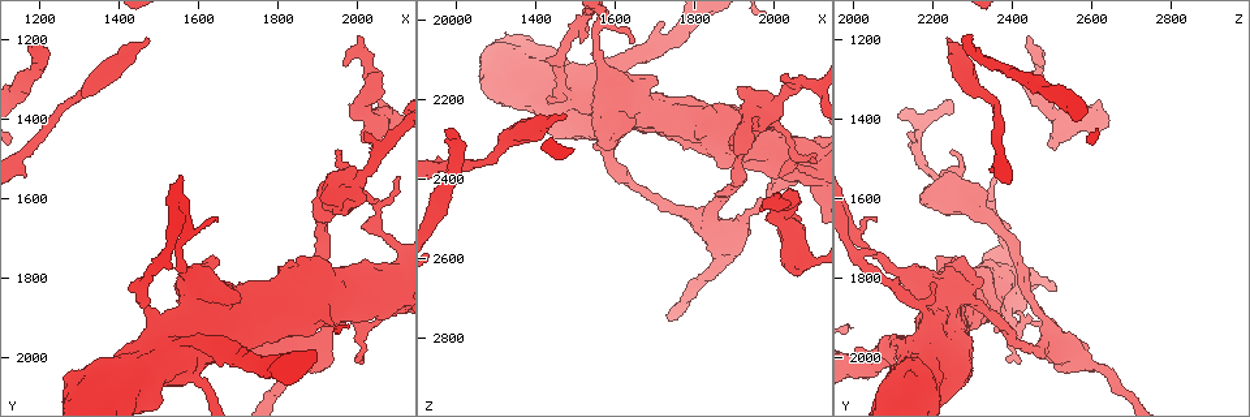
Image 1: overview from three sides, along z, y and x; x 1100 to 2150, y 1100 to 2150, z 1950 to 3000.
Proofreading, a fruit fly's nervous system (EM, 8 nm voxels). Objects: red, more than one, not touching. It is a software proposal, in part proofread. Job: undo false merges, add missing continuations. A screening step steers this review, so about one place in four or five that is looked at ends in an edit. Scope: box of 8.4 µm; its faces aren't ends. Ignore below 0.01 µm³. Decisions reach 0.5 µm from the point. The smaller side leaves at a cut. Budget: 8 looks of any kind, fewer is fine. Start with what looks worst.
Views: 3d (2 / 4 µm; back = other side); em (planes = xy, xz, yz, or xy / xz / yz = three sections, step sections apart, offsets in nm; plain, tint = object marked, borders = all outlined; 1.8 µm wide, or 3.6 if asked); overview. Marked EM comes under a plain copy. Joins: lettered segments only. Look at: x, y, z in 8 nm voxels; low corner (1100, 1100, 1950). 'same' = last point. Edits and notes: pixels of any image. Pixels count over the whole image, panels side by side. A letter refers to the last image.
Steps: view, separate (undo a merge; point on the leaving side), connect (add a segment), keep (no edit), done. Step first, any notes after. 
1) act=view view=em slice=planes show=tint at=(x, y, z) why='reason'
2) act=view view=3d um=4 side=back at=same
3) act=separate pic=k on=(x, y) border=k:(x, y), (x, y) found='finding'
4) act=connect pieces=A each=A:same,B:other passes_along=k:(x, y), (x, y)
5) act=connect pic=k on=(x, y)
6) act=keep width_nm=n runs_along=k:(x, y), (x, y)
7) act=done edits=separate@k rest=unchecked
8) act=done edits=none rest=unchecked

act=view view=em slice=planes show=tint at=(1200, 1190, 2290) why='an open end'

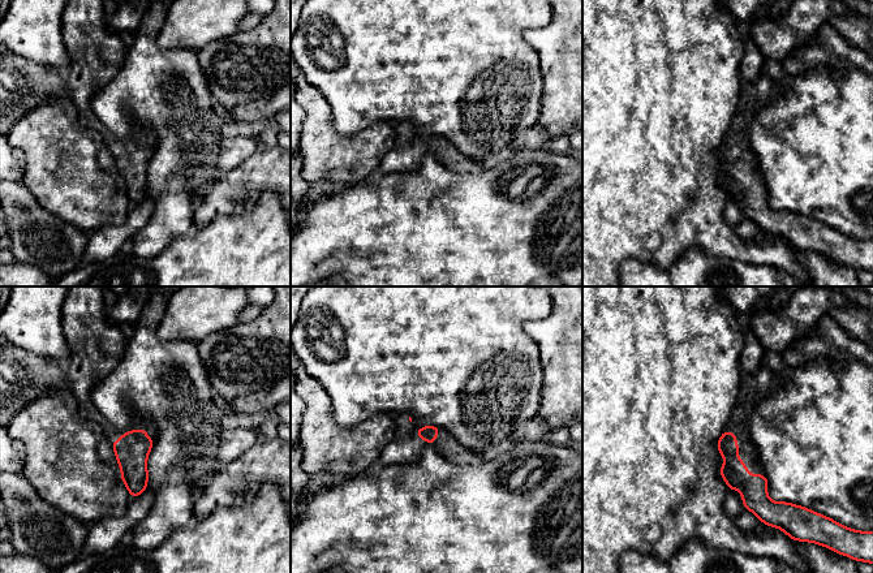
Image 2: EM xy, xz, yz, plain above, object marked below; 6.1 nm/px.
act=view view=em slice=planes show=borders at=same

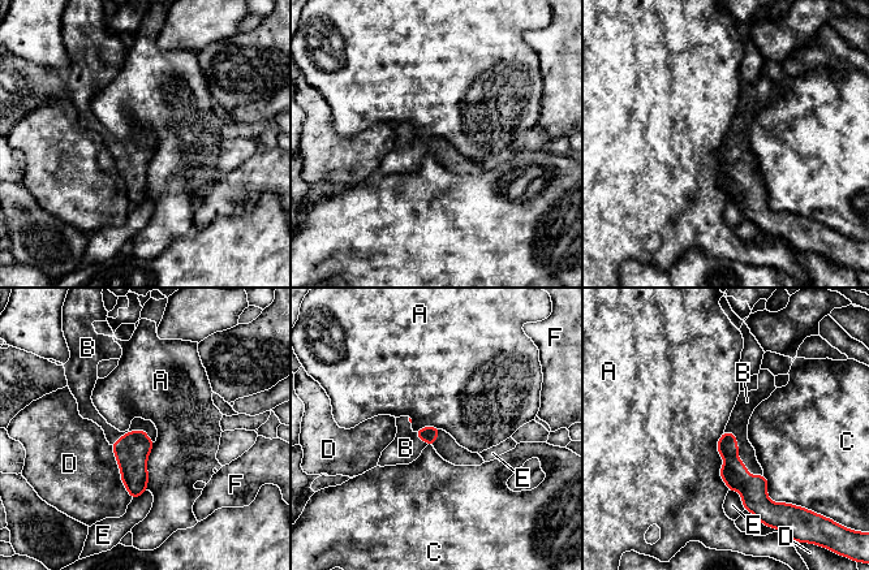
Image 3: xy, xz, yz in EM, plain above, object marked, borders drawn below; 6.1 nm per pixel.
act=connect pieces=B longest_contact=A:360nm each=A:other,B:same,C:other,D:other,E:other,F:other passes_along=3:(753, 489), (736, 456), (738, 424) found='the cell continues'

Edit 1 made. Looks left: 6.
act=view view=overview

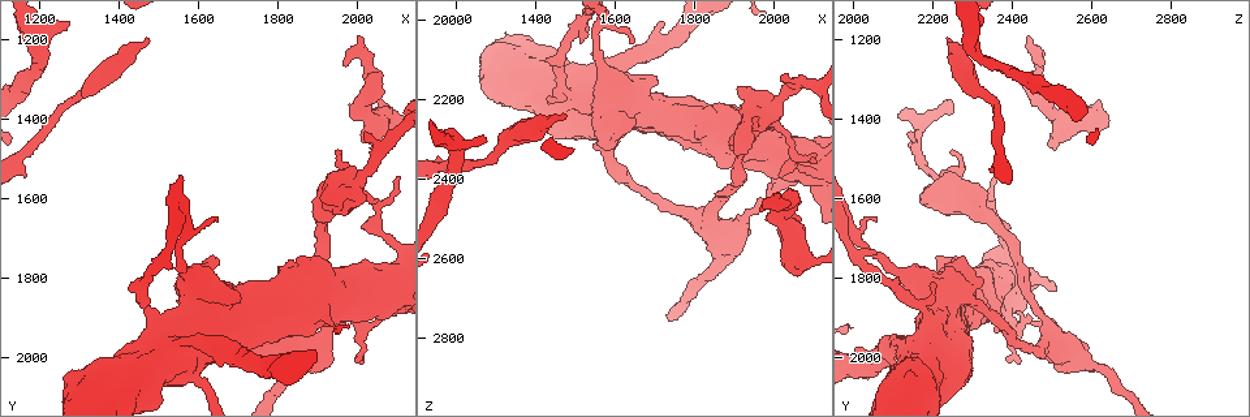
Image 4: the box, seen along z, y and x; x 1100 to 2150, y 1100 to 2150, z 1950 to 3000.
act=view view=3d um=4 at=(1975, 1265, 2480) why='free end'

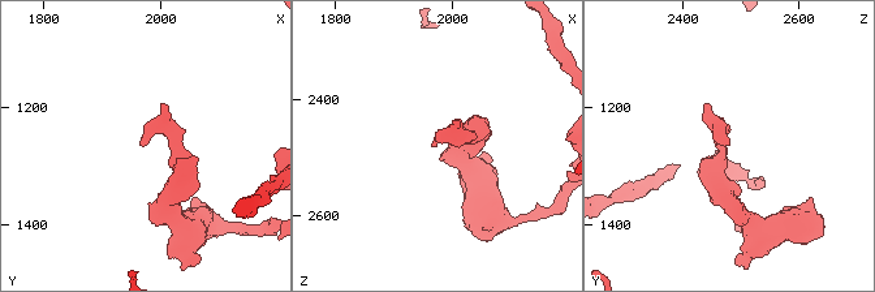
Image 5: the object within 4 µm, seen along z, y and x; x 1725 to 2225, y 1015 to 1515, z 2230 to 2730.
act=view view=em slice=yz step=16 show=borders at=(1970, 1265, 2475) why='shape alone is not enough'

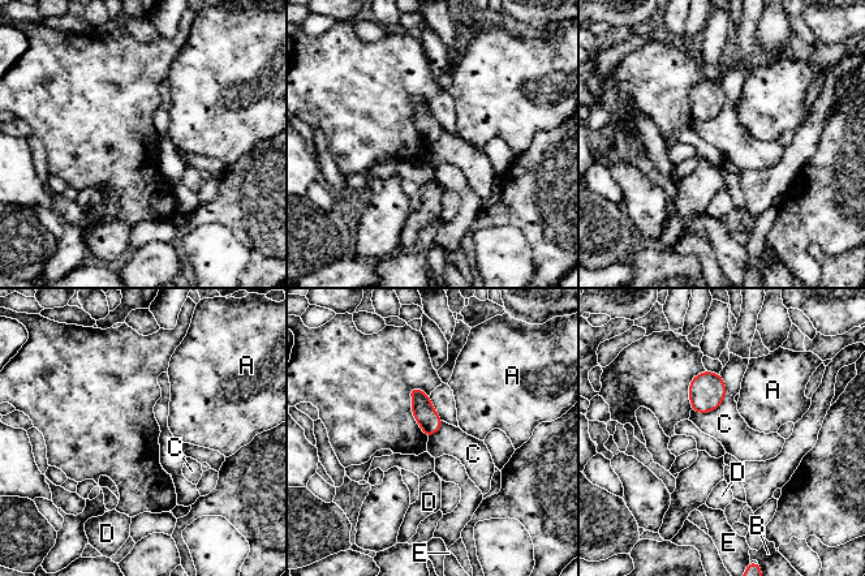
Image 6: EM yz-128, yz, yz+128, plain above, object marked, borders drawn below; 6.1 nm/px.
act=keep each=A:other,B:other,C:other,D:other,E:other border=6:(721, 374), (723, 400), (693, 411) found='no lettered segment goes on from it'

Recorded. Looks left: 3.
act=view view=em slice=xy step=8 show=borders at=(1465, 1200, 2235) why='an open end'

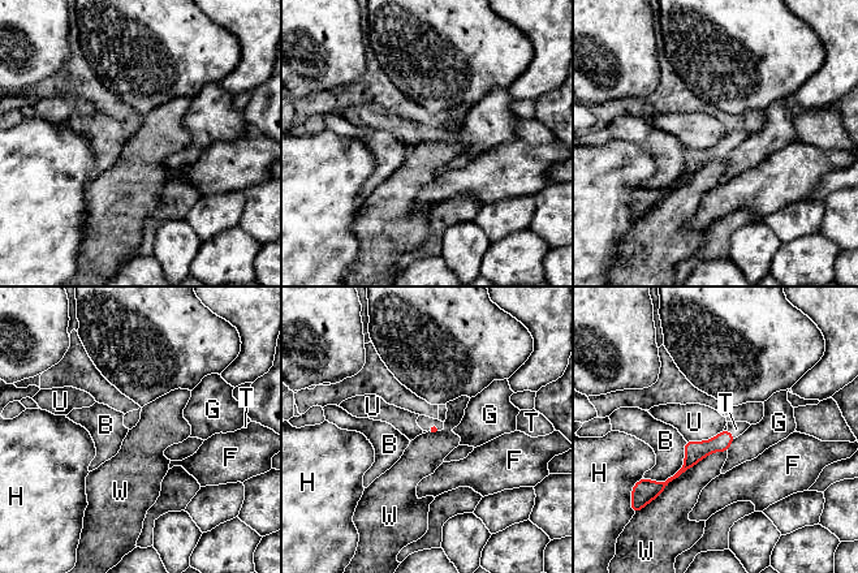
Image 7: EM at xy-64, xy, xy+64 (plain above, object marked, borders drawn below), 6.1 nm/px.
act=connect pieces=T each=B:other,F:other,G:other,H:other,T:same,U:other,W:other found='the cell continues'

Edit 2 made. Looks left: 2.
act=done edits=connect@3,connect@7 rest=unchecked

